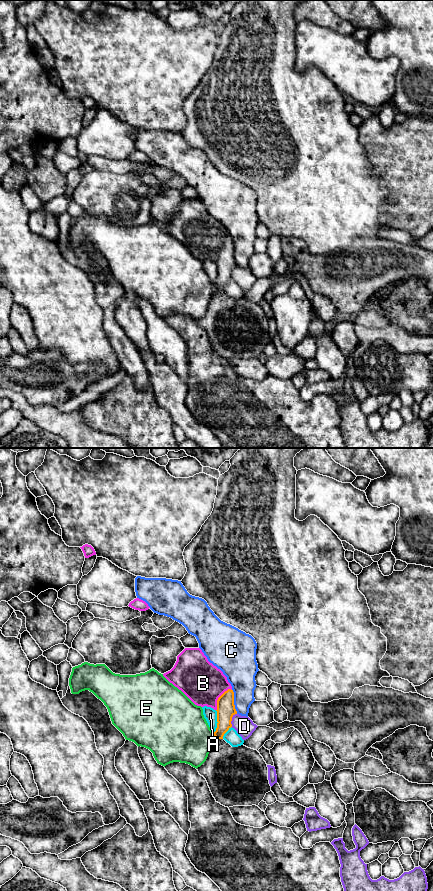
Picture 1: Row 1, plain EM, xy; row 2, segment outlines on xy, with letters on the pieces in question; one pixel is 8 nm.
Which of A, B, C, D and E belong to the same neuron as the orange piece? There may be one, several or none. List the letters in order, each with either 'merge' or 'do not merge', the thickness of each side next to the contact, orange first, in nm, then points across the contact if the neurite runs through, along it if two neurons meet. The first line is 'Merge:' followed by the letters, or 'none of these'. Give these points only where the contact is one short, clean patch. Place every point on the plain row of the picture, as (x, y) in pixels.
Merge: B
A: do not merge | 140/100 nm
B: merge | 140/340 nm
C: do not merge | 140/240 nm | along xy (232, 241), (237, 265)
D: do not merge | 140/150 nm
E: do not merge | 140/440 nm | along xy (213, 285), (215, 290)

